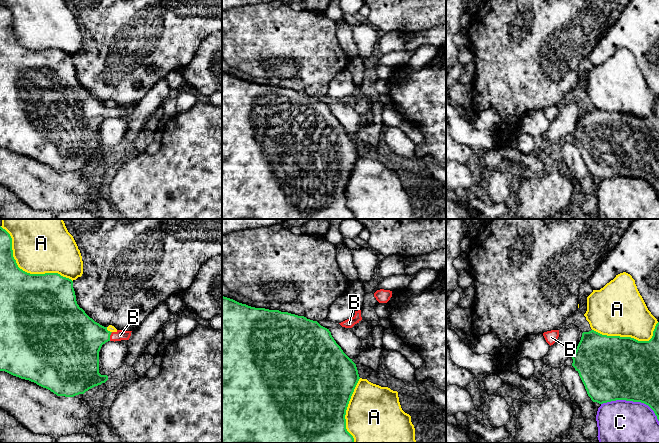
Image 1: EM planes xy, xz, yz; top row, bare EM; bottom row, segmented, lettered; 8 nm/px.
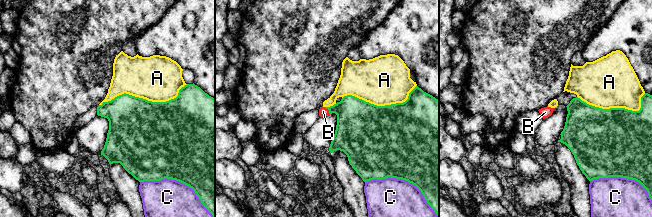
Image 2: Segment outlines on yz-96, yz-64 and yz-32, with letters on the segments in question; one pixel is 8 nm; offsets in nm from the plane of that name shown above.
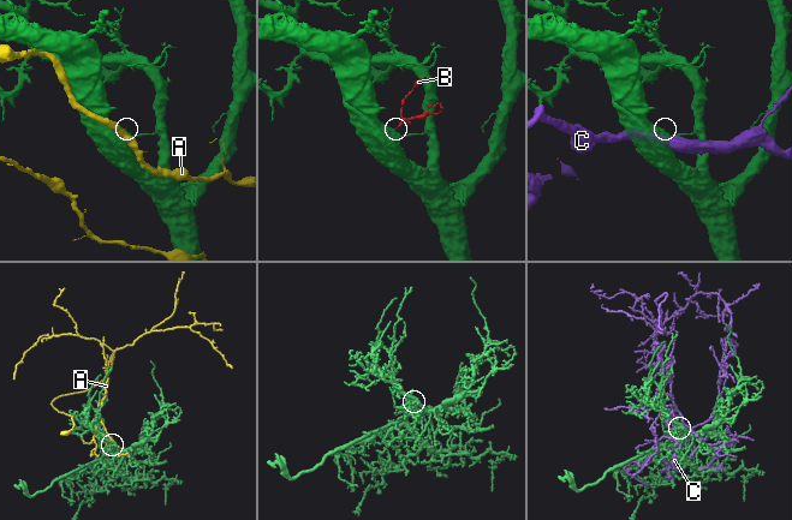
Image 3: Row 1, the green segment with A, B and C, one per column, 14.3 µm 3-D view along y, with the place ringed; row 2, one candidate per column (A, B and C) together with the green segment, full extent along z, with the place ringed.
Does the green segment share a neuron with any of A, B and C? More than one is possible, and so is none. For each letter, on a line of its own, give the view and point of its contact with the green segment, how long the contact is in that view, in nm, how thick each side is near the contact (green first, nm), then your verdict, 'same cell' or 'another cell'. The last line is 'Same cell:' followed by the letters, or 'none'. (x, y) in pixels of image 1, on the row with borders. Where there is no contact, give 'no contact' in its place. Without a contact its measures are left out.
A: meets green in xy at (24, 271); contact 750 nm long; 440 nm thick on the green side, 460 nm on the other; another cell
B: meets green in xy at (109, 336); contact 80 nm long; 380 nm thick on the green side, 80 nm on the other; same cell
C: meets green in yz at (632, 400); contact 480 nm long; 480 nm thick on the green side, 480 nm on the other; another cell
Same cell: B

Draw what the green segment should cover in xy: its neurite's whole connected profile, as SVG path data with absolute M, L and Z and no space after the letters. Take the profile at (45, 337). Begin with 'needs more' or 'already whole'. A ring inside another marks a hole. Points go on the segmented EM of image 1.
needs more; M0 226L0 371L5 371L21 379L29 380L46 388L57 396L74 397L84 394L89 389L101 385L108 380L107 375L99 373L99 351L103 344L108 341L129 340L132 331L117 330L110 332L107 327L100 325L90 318L85 311L79 307L73 288L73 281L58 273L30 274L20 269L13 257L12 238L10 234Z

